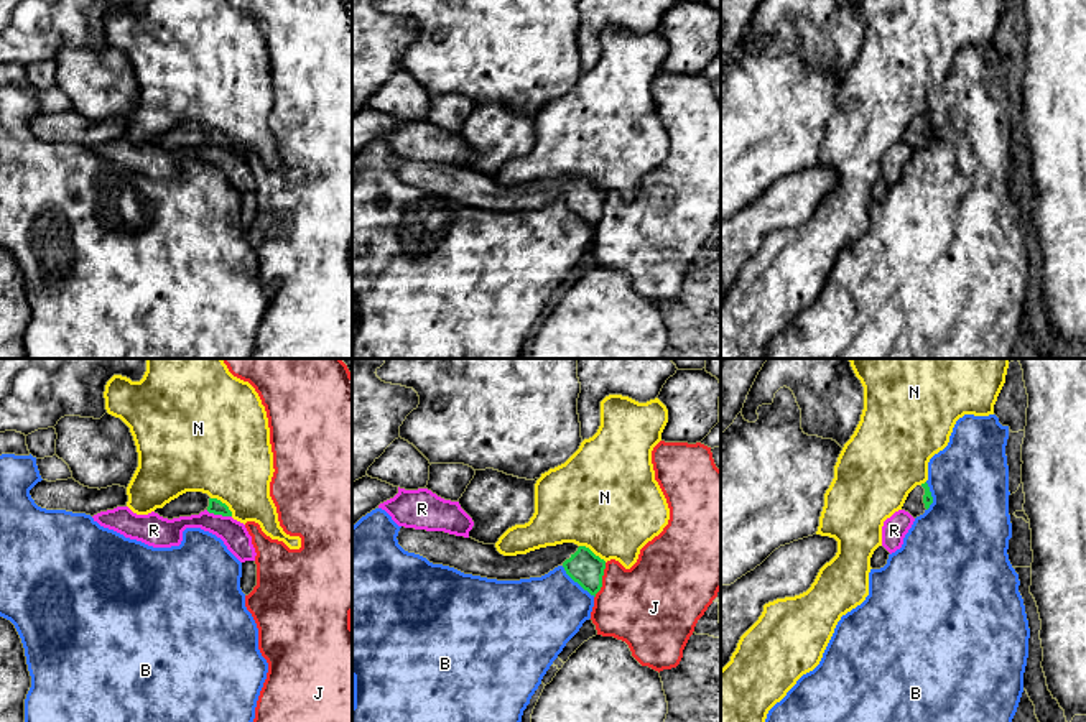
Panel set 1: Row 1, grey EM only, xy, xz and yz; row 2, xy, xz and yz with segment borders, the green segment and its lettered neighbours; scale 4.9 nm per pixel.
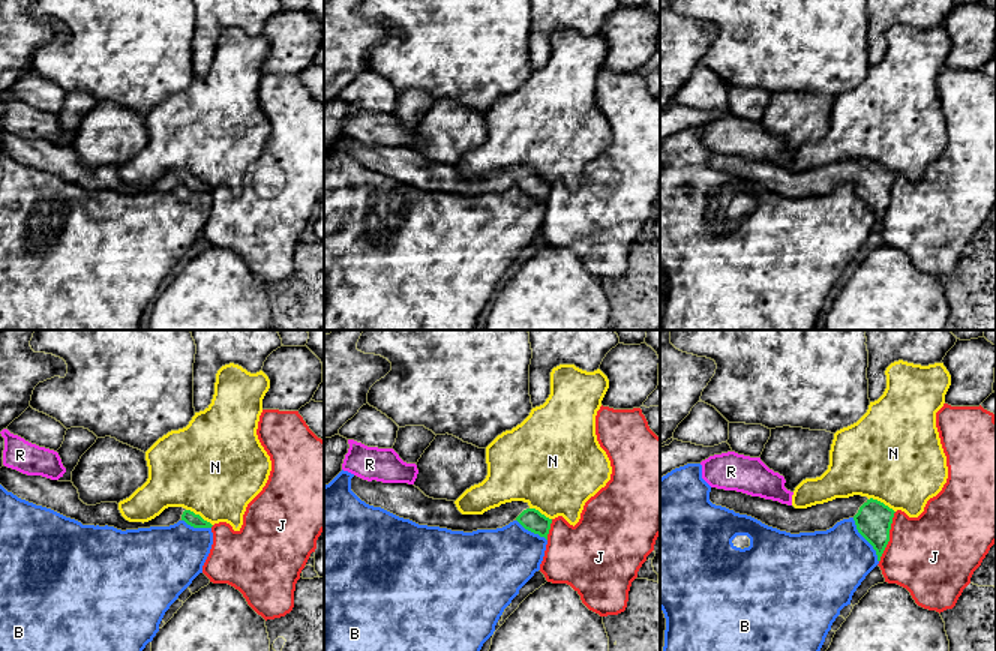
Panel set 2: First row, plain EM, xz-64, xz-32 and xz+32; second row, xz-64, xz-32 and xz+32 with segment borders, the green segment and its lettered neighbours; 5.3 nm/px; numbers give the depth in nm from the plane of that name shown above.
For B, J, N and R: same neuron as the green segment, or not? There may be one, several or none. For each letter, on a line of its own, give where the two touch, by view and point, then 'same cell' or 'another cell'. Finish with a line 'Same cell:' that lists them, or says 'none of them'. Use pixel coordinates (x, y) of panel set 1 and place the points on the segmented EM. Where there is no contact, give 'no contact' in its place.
B: xz (578, 583) | another cell
J: xz (601, 581) | another cell
N: xy (224, 504) | another cell
R: xy (219, 513) | another cell
Same cell: none of them

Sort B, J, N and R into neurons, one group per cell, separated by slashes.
B / J / N / R

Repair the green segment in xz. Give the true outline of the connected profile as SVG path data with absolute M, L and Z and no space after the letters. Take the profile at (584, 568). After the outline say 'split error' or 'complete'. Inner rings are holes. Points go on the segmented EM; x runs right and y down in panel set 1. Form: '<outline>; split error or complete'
M401 526L398 544L426 558L433 564L454 567L464 574L497 581L520 581L541 577L558 566L596 597L602 587L606 561L589 548L574 543L546 546L527 554L504 556L495 544L484 544L472 538L456 536L444 531L426 531Z; split error

